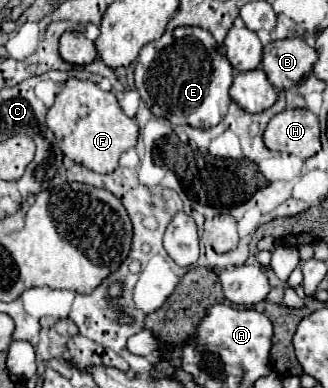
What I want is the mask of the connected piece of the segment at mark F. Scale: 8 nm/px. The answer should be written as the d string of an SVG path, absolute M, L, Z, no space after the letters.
M75 77L67 79L57 93L53 107L47 113L47 127L53 131L67 157L95 173L111 173L119 163L119 155L135 147L139 135L137 121L123 113L113 93L99 89L93 81Z

